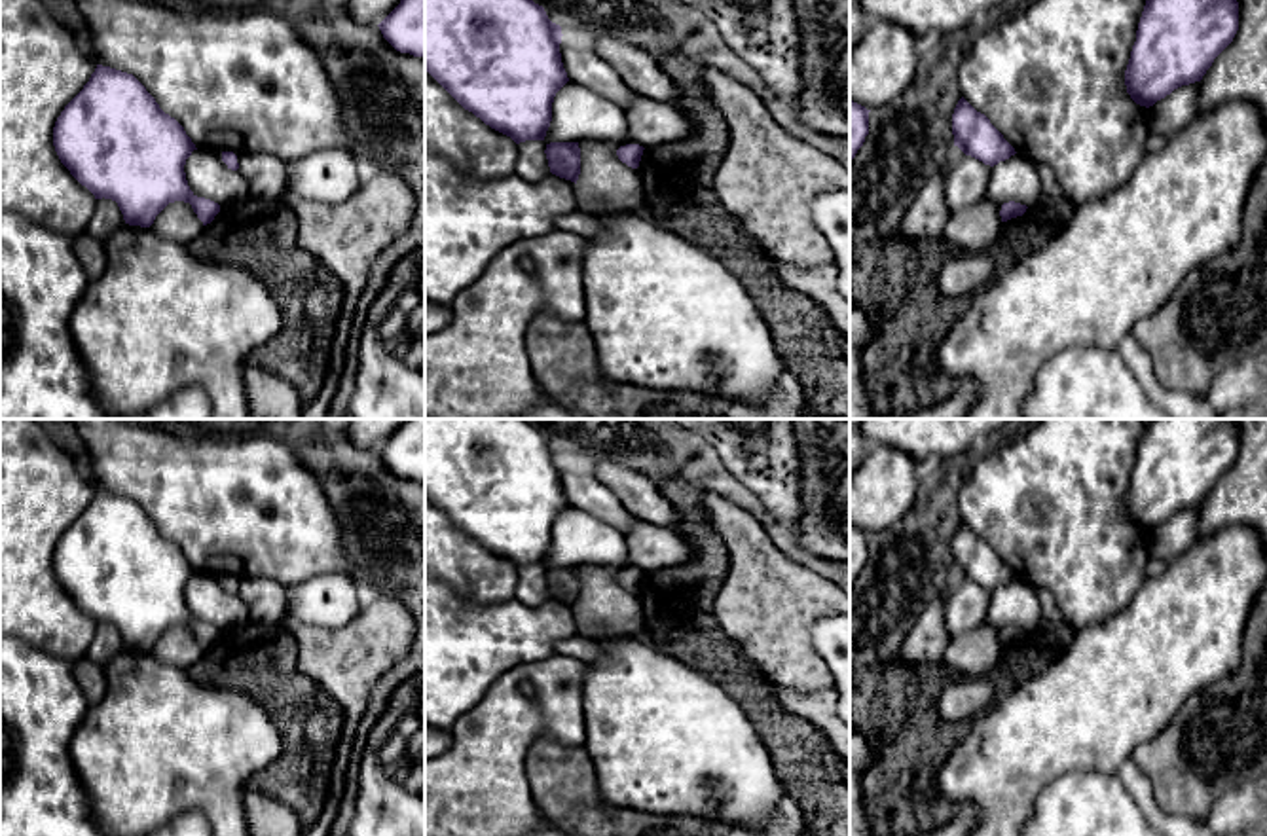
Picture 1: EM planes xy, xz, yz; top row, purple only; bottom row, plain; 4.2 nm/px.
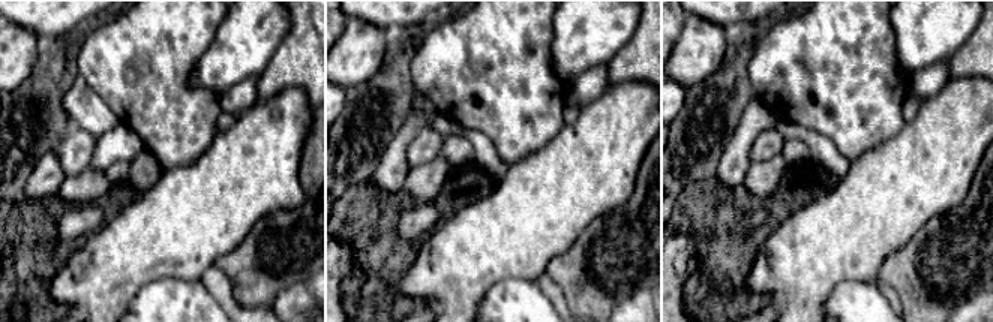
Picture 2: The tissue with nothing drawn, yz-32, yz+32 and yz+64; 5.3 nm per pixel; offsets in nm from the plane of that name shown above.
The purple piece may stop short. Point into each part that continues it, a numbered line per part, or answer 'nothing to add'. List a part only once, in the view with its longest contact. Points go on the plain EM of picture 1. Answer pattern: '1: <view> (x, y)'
nothing to add

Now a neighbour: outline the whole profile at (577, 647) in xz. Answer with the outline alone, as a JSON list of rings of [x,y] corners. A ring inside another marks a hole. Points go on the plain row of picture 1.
[[[580,633],[556,643],[556,652],[578,660],[582,663],[596,663],[601,658],[601,646],[596,639],[588,639]]]

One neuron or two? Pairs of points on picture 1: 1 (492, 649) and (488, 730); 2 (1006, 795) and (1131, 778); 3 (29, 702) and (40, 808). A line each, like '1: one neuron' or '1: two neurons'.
1: two neurons
2: two neurons
3: one neuron

